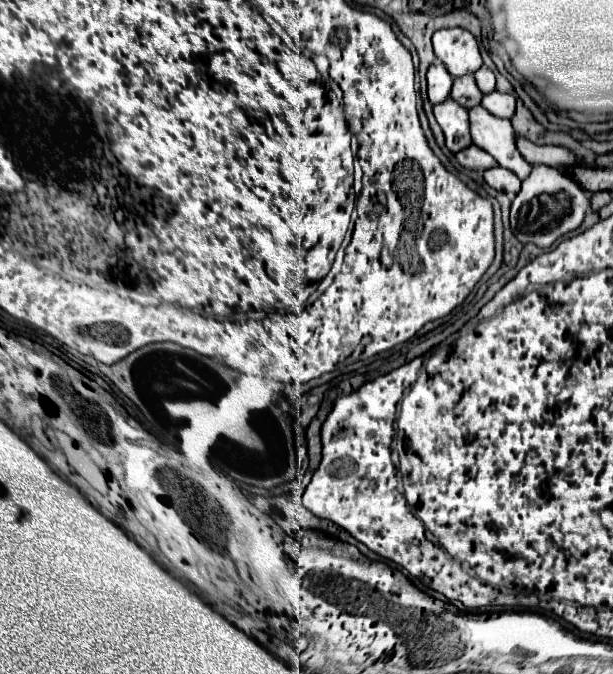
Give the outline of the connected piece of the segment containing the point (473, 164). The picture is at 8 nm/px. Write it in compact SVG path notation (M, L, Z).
M471 144L469 148L465 148L465 150L457 152L457 154L455 154L455 158L457 158L457 162L459 162L463 168L479 170L479 172L483 172L483 170L487 170L487 168L495 168L495 166L497 166L495 158L493 158L491 154L487 154L485 150L481 150L479 146L475 146L475 144Z

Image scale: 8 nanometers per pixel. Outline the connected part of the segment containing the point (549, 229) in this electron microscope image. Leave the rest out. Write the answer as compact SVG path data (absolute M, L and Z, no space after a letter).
M533 166L529 178L523 180L521 190L511 204L511 230L523 244L533 242L539 248L549 248L557 238L577 230L583 224L589 206L591 194L583 192L583 188L579 188L571 176L563 176L563 170Z

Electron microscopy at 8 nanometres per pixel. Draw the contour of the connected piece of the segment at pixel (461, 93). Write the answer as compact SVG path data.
M471 74L467 76L461 76L461 78L455 78L453 82L453 88L451 88L451 98L455 102L459 102L463 108L475 108L481 104L481 98L483 94L479 92L477 84L475 84L475 78Z

